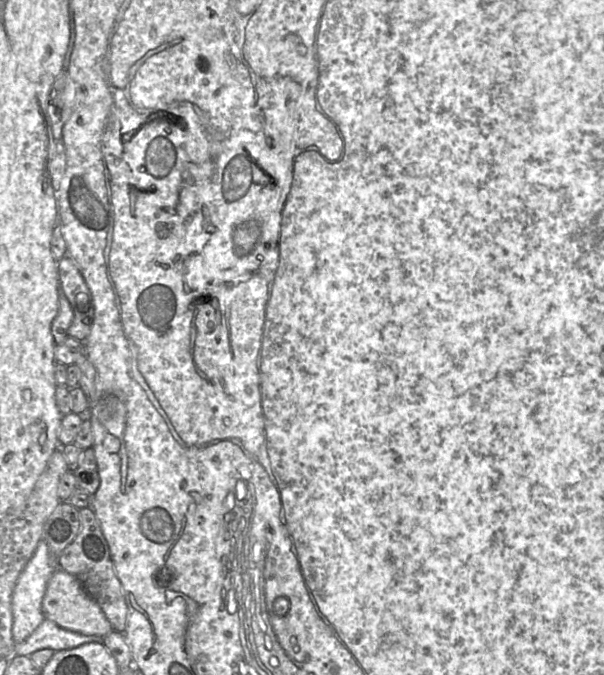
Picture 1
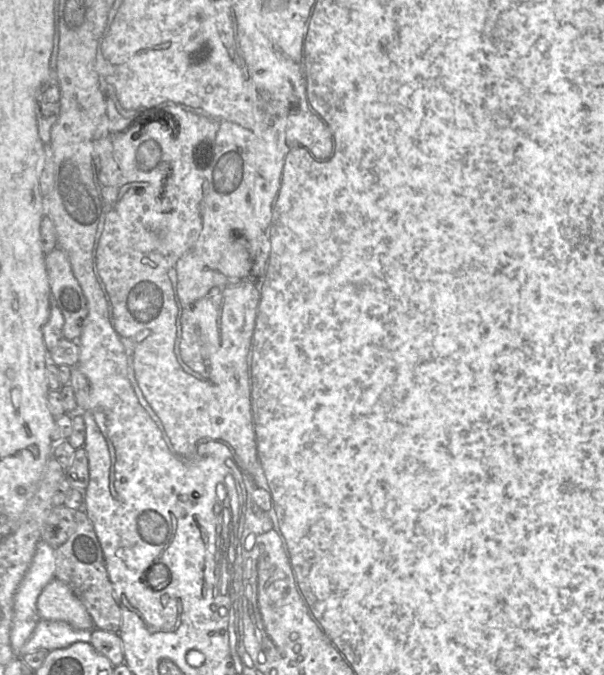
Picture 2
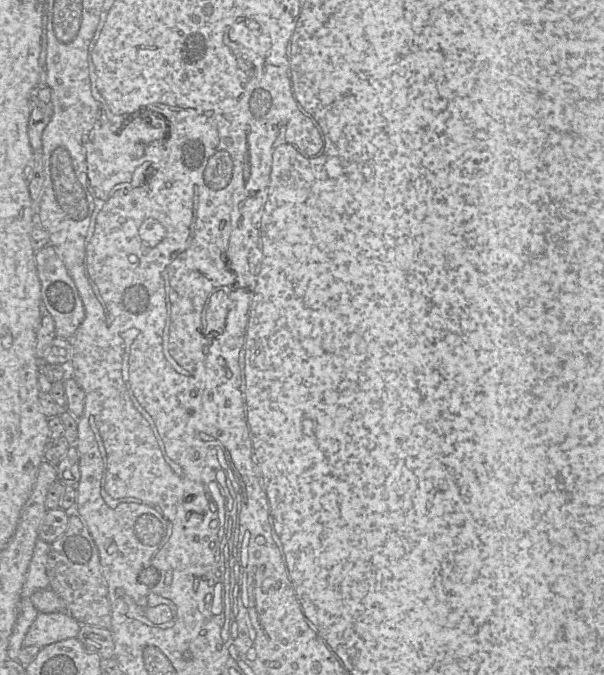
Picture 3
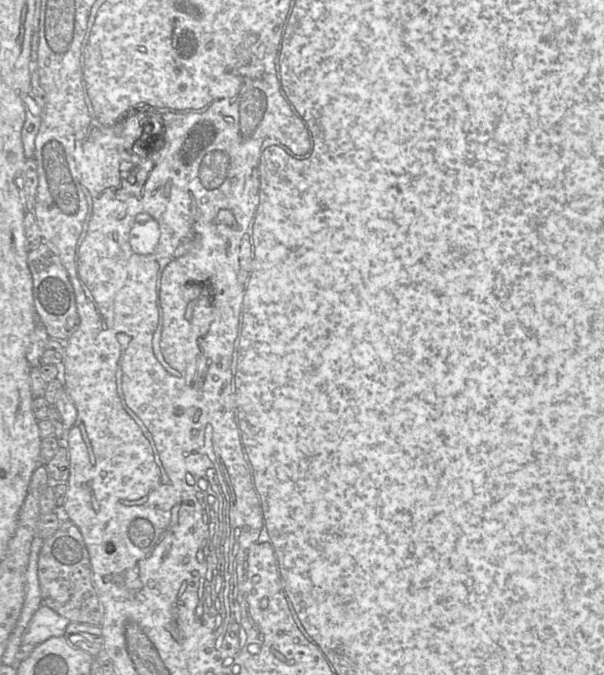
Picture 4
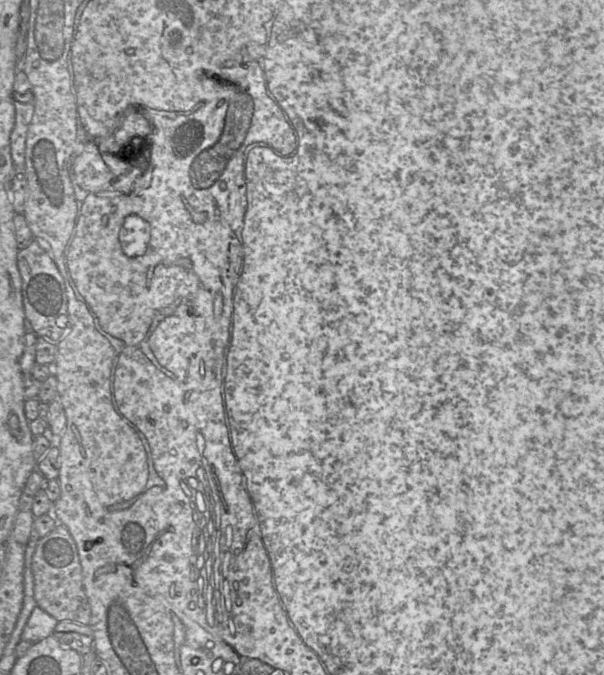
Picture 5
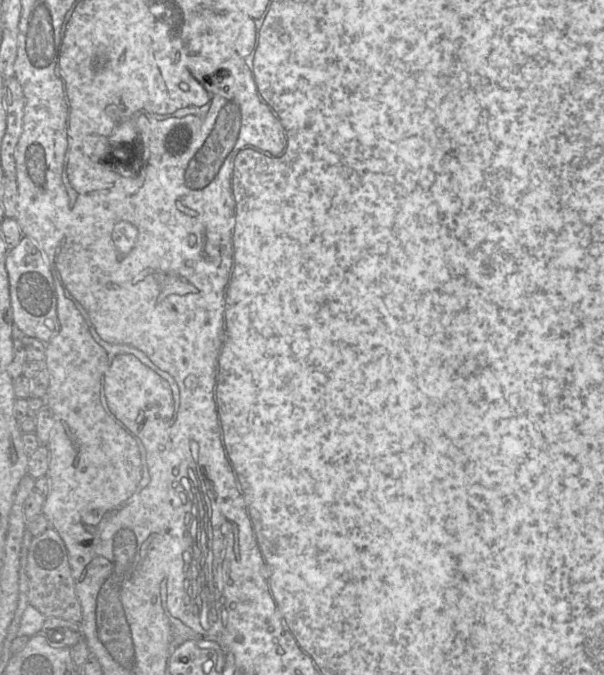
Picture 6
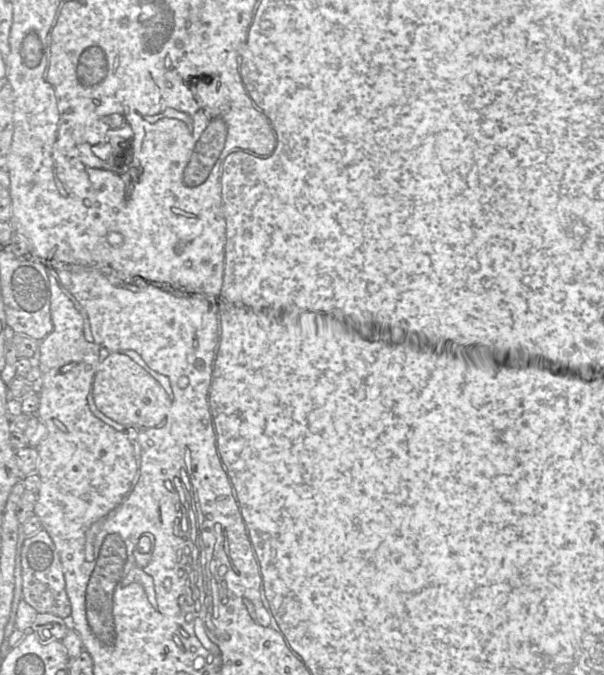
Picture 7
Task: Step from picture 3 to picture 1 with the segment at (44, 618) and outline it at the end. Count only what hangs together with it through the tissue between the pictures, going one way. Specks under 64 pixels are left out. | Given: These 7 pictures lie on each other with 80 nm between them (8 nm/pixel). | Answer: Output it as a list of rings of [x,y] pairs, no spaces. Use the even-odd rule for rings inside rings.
[[[45,618],[28,638],[15,645],[15,654],[30,656],[42,649],[52,649],[55,652],[68,650],[89,642],[101,642],[101,639],[102,637],[88,636],[63,628]]]

